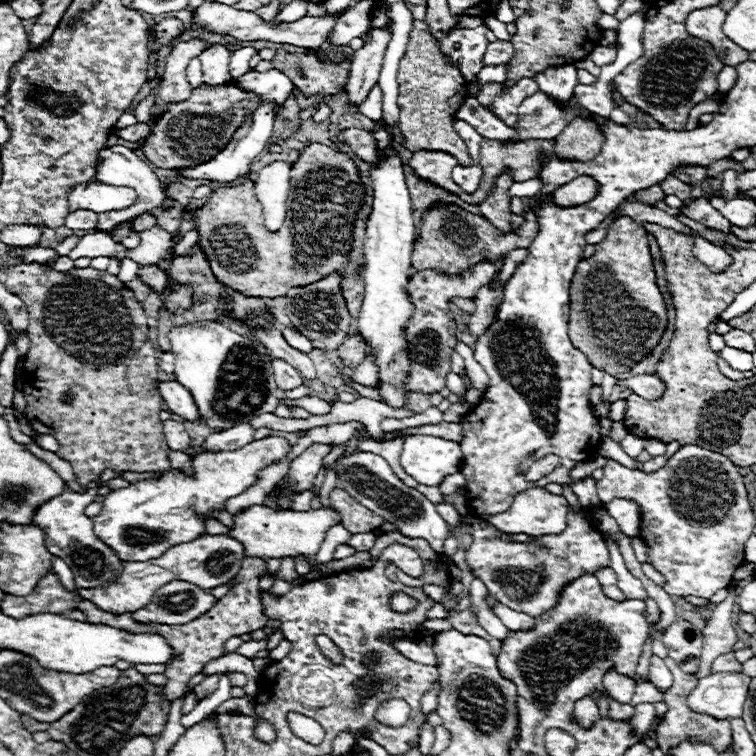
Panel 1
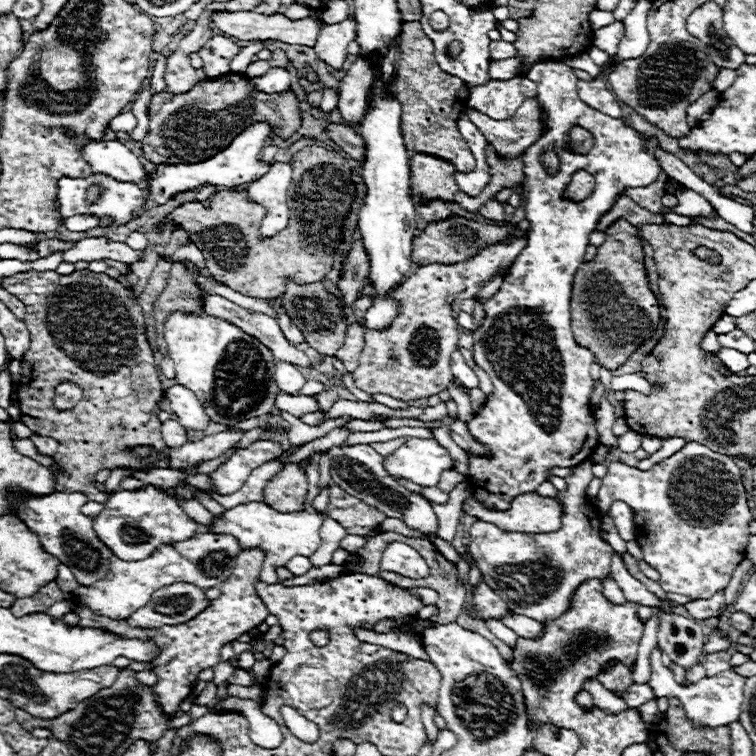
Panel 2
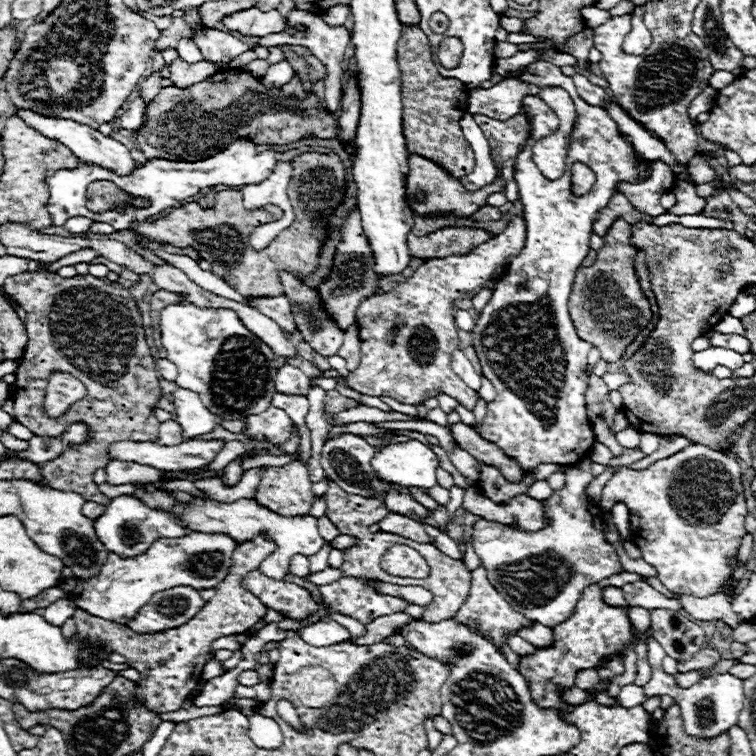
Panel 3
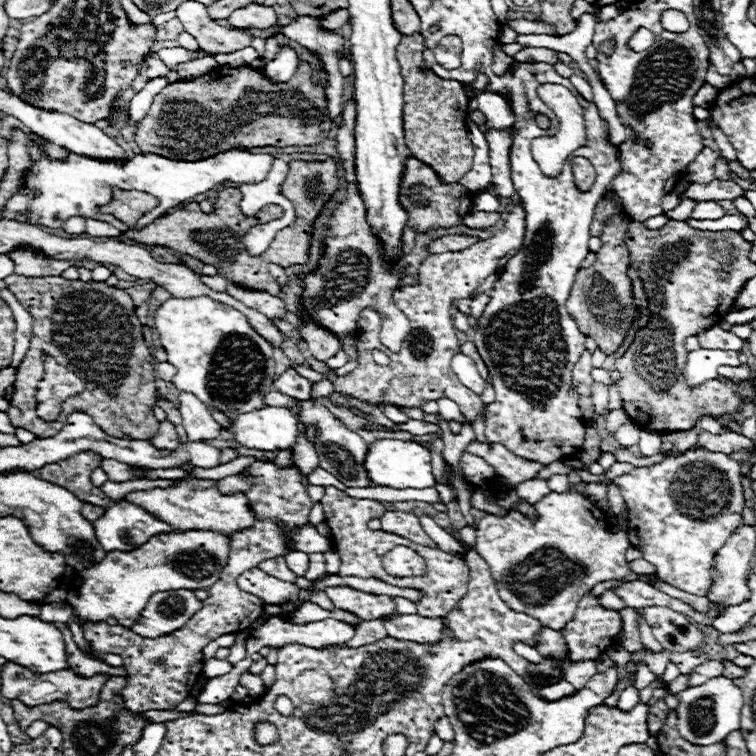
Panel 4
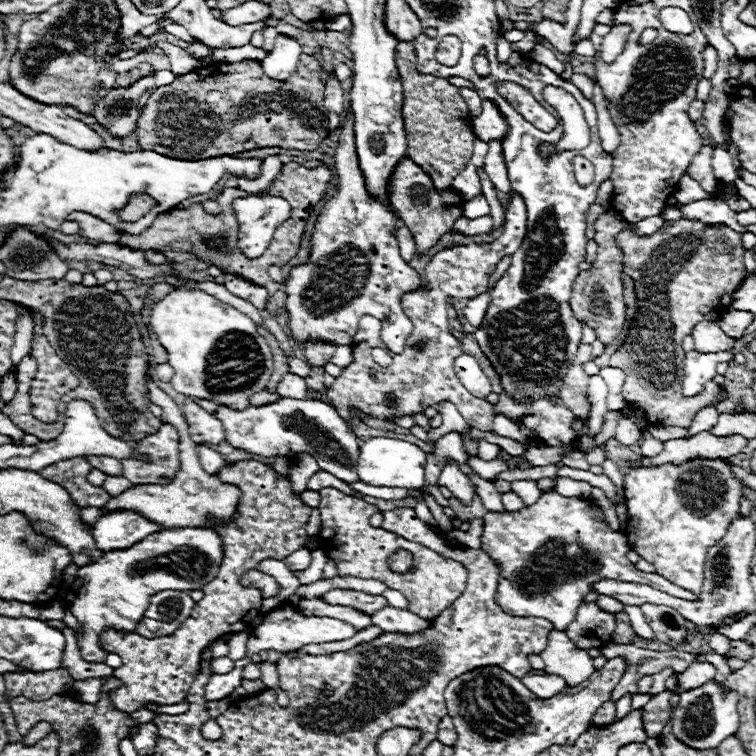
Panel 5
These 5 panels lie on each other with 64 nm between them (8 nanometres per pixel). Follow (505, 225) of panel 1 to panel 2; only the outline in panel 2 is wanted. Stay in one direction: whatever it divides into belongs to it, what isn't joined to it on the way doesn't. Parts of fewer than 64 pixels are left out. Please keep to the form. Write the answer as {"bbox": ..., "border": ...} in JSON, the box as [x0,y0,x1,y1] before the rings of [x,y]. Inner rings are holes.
{"bbox":[478,198,504,222],"border":[[[494,198],[488,200],[478,212],[480,212],[480,216],[484,216],[488,220],[496,220],[496,222],[502,222],[504,220],[504,204],[496,202]]]}

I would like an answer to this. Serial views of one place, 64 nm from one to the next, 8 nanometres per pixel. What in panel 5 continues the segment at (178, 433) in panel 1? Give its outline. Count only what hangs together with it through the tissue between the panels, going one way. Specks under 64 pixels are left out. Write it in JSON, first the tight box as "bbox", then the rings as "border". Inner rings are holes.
{"bbox":[122,424,180,484],"border":[[[164,424],[158,432],[142,438],[136,444],[136,454],[144,454],[146,460],[126,458],[122,462],[122,476],[132,484],[168,484],[180,468],[178,432],[174,426]]]}

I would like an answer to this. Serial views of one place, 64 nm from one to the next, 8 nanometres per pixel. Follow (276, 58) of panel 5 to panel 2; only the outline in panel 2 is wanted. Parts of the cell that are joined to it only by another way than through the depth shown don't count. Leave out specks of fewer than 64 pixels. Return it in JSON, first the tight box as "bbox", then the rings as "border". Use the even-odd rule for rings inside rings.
{"bbox":[250,68,290,92],"border":[[[270,68],[264,76],[250,78],[258,90],[264,92],[282,92],[290,88],[290,72],[286,68]]]}

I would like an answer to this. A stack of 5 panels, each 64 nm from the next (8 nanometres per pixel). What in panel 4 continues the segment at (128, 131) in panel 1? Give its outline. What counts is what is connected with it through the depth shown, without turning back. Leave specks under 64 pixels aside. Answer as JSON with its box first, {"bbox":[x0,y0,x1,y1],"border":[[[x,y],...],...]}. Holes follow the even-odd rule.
{"bbox":[144,53,168,80],"border":[[[150,53],[144,58],[144,62],[148,64],[148,80],[156,78],[156,76],[162,76],[162,74],[168,74],[168,68],[166,64],[160,60],[156,53]]]}

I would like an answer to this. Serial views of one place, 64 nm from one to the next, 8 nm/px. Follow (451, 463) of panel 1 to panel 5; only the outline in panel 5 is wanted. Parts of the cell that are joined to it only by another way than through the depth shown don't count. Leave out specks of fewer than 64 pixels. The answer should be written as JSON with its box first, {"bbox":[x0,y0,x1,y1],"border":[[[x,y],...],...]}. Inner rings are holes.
{"bbox":[356,438,426,490],"border":[[[370,438],[368,442],[362,442],[360,446],[356,472],[358,472],[358,478],[370,486],[416,490],[424,484],[424,462],[426,462],[426,452],[422,452],[418,446],[410,442],[392,440],[392,438]]]}

